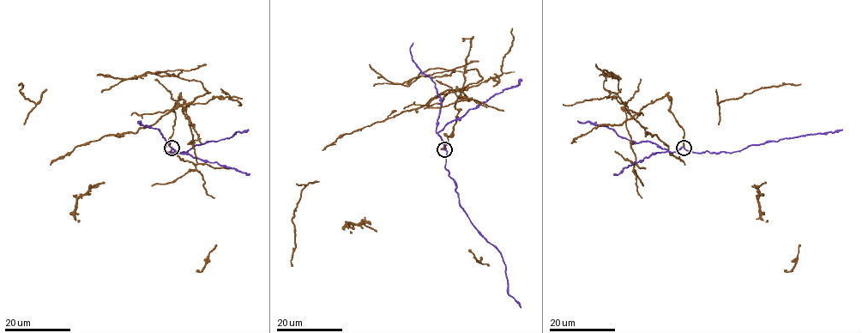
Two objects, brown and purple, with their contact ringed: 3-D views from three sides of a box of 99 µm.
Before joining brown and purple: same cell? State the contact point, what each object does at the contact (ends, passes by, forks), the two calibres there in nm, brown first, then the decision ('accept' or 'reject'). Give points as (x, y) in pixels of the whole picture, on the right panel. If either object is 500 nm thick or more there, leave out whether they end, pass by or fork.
at (684, 148); brown ends there; purple passes by; 220 nm thick on the brown side, 140 nm on the other; reject

